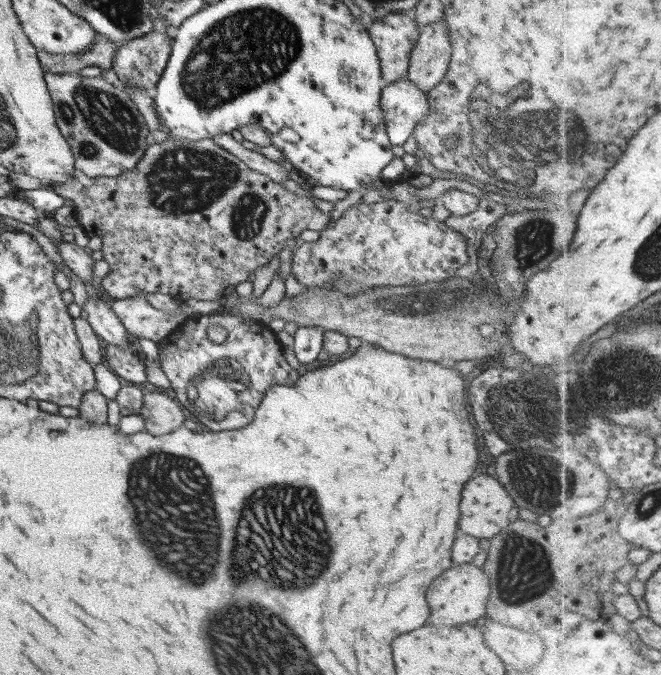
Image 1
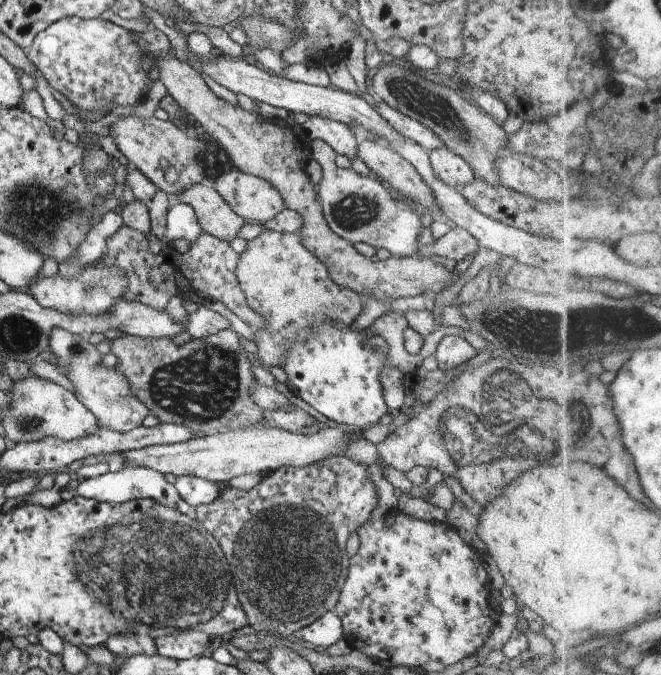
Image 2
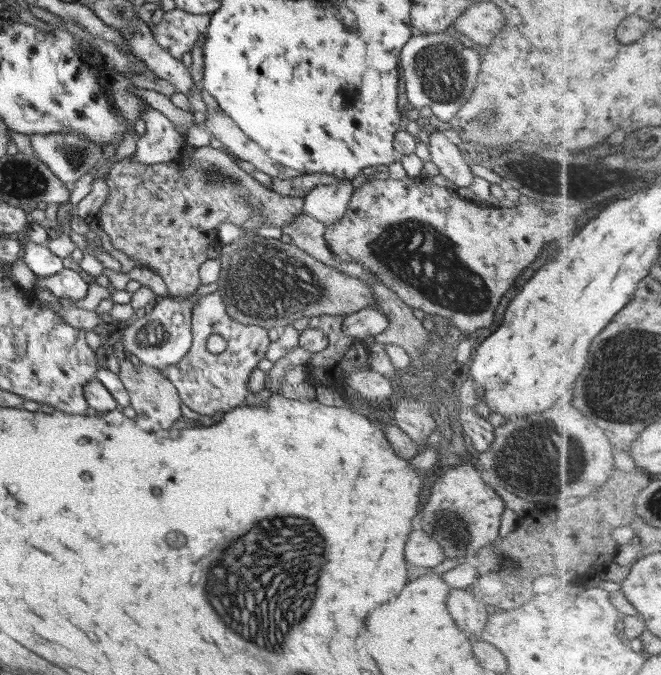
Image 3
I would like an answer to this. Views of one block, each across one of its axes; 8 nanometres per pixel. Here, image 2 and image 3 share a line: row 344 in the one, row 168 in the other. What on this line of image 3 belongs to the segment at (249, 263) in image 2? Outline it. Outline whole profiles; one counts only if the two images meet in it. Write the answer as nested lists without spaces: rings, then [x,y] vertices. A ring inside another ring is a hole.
[[[206,108],[204,122],[212,137],[217,138],[229,152],[242,161],[252,164],[256,170],[269,174],[273,178],[286,180],[298,178],[304,174],[287,168],[266,155],[263,148],[254,142],[225,112]]]

